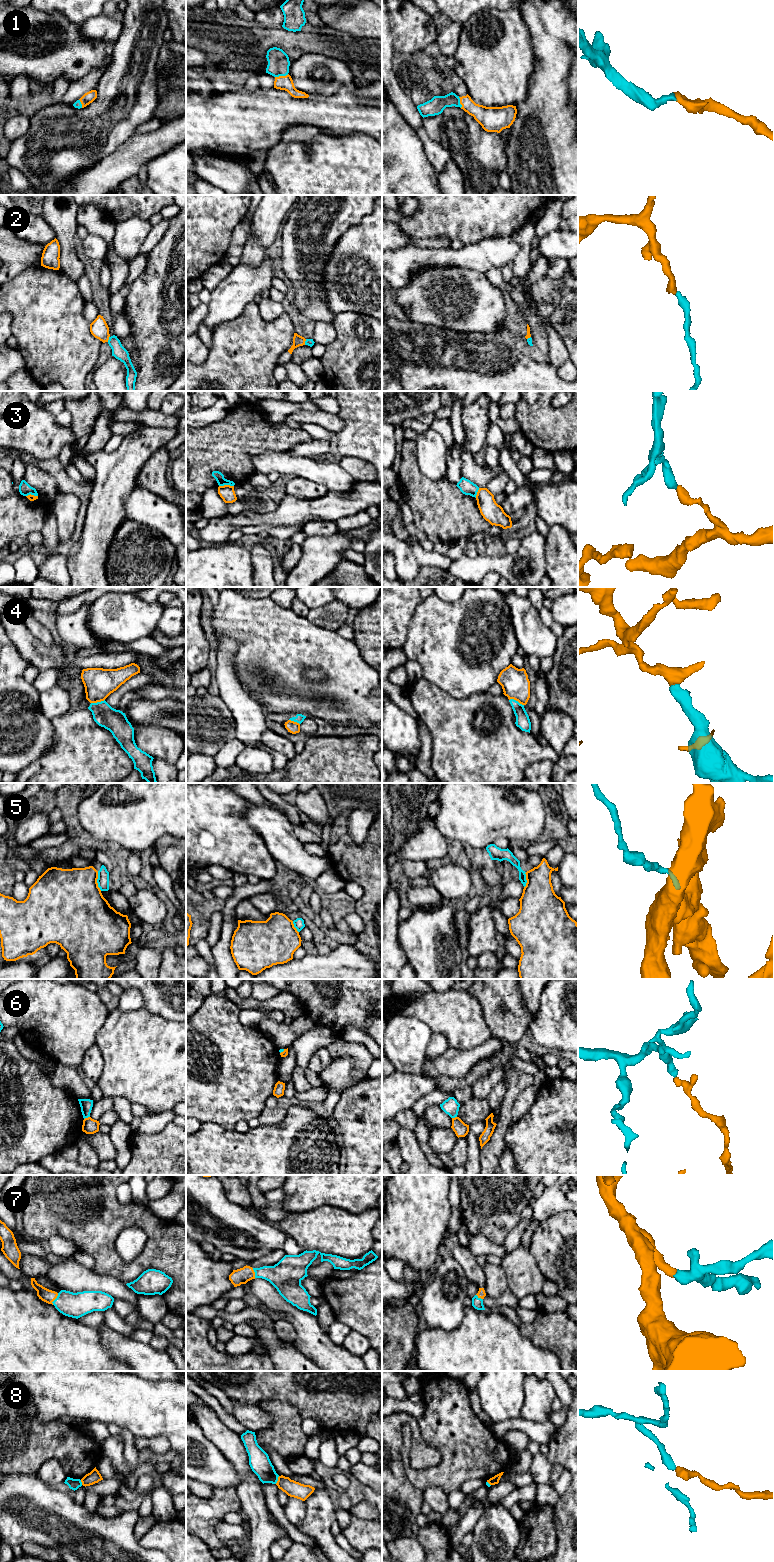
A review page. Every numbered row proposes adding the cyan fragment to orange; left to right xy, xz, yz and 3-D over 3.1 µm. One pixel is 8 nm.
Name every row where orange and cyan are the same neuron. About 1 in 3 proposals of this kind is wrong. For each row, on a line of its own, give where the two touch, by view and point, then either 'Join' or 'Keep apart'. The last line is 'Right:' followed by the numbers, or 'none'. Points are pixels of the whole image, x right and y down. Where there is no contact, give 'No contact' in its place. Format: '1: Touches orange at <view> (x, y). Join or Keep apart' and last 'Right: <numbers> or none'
1: Touches orange at xz (281, 76). Join
2: Touches orange at xy (108, 339). Join
3: Touches orange at xz (226, 485). Keep apart
4: Touches orange at yz (516, 700). Join
5: Touches orange at xy (96, 881). Join
6: Touches orange at xy (86, 1118). Keep apart
7: Touches orange at xy (55, 1298). Join
8: Touches orange at xz (278, 1480). Keep apart
Right: 1, 2, 4, 5, 7

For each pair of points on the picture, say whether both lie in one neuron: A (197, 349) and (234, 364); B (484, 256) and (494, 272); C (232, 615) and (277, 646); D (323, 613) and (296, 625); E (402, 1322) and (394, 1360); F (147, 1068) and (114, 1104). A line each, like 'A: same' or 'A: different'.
A: different
B: different
C: same
D: same
E: same
F: different

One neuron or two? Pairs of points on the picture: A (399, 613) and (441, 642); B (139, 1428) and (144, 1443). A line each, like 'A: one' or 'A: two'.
A: two
B: two

